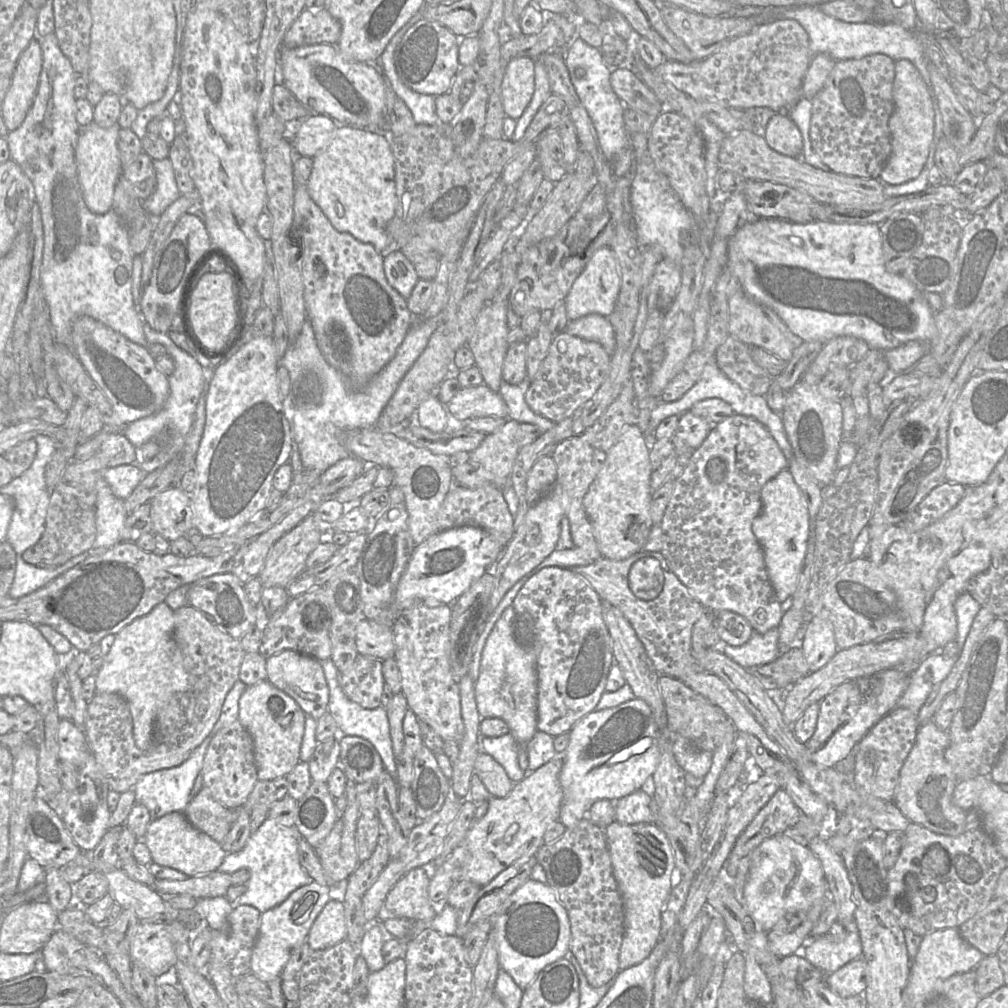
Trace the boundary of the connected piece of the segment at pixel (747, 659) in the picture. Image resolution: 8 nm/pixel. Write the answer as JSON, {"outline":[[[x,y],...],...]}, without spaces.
{"outline":[[[776,627],[765,634],[754,631],[749,641],[740,647],[722,644],[720,650],[734,662],[747,669],[775,661],[781,654],[778,640],[779,630]]]}

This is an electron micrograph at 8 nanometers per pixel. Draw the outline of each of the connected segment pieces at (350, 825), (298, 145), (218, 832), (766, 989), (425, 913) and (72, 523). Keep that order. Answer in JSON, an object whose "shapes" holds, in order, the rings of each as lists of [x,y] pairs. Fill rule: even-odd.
{"shapes":[[[[347,780],[345,791],[347,804],[338,816],[328,836],[315,849],[323,869],[335,884],[344,884],[360,863],[356,849],[356,827],[359,805],[356,798],[356,783]]],[[[310,113],[297,123],[297,133],[292,141],[299,156],[314,158],[332,138],[338,124],[329,116]]],[[[205,787],[189,801],[183,814],[194,828],[220,844],[237,817],[236,811],[217,802]]],[[[748,952],[742,953],[745,958],[744,991],[747,998],[750,1002],[773,1003],[771,983],[766,973],[756,962],[753,955]]],[[[421,867],[411,869],[388,893],[384,902],[385,910],[392,913],[396,918],[408,919],[413,922],[431,922],[437,915],[438,905],[432,904],[429,900],[429,884],[430,881]]],[[[98,453],[84,461],[69,461],[59,483],[50,494],[45,530],[41,538],[22,554],[25,562],[40,568],[54,569],[92,549],[96,537],[96,483],[107,468],[101,463]]]]}

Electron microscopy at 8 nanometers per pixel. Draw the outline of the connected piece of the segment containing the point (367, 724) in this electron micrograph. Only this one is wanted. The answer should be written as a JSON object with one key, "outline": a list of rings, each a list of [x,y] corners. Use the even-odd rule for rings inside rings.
{"outline":[[[329,658],[320,661],[324,670],[324,675],[329,689],[329,701],[327,711],[335,719],[339,734],[349,736],[359,736],[368,740],[377,750],[383,761],[385,770],[396,779],[396,757],[393,753],[392,740],[390,737],[390,726],[386,709],[379,706],[374,709],[366,709],[351,701],[343,692],[338,682],[338,669]]]}

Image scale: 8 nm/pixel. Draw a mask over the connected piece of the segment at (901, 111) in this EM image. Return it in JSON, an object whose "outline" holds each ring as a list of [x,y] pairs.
{"outline":[[[907,59],[895,61],[892,93],[894,110],[889,119],[891,153],[878,179],[883,184],[899,185],[915,179],[923,169],[933,140],[934,109],[920,72]]]}

